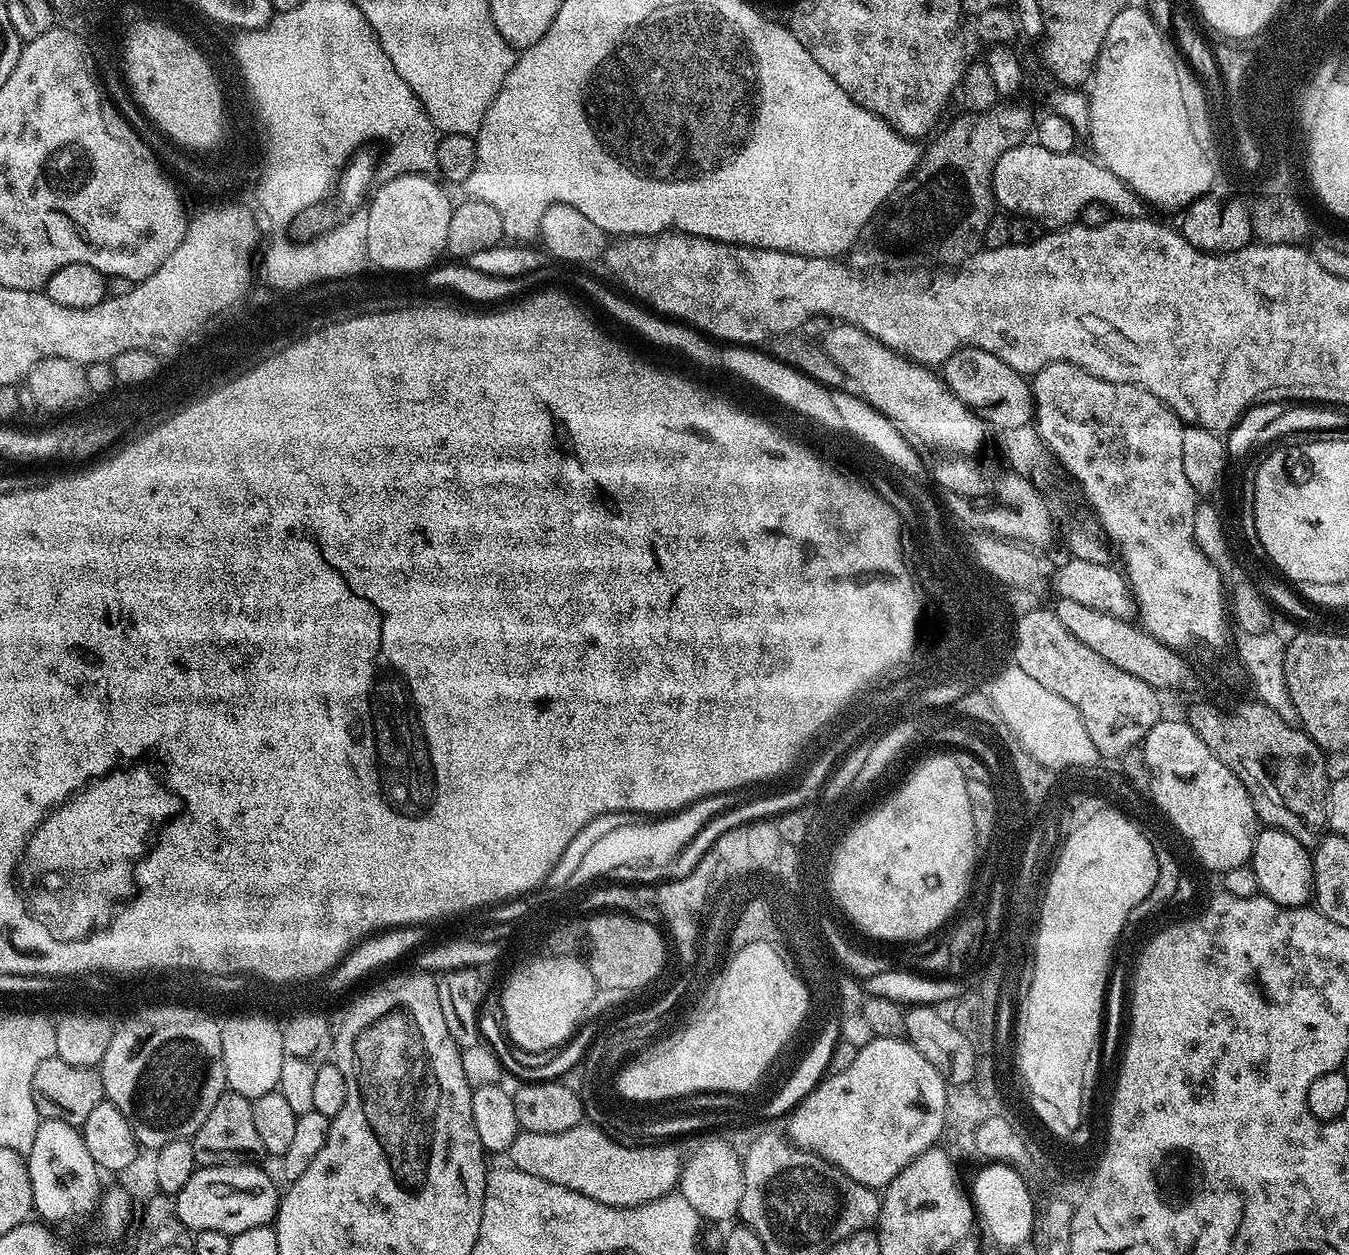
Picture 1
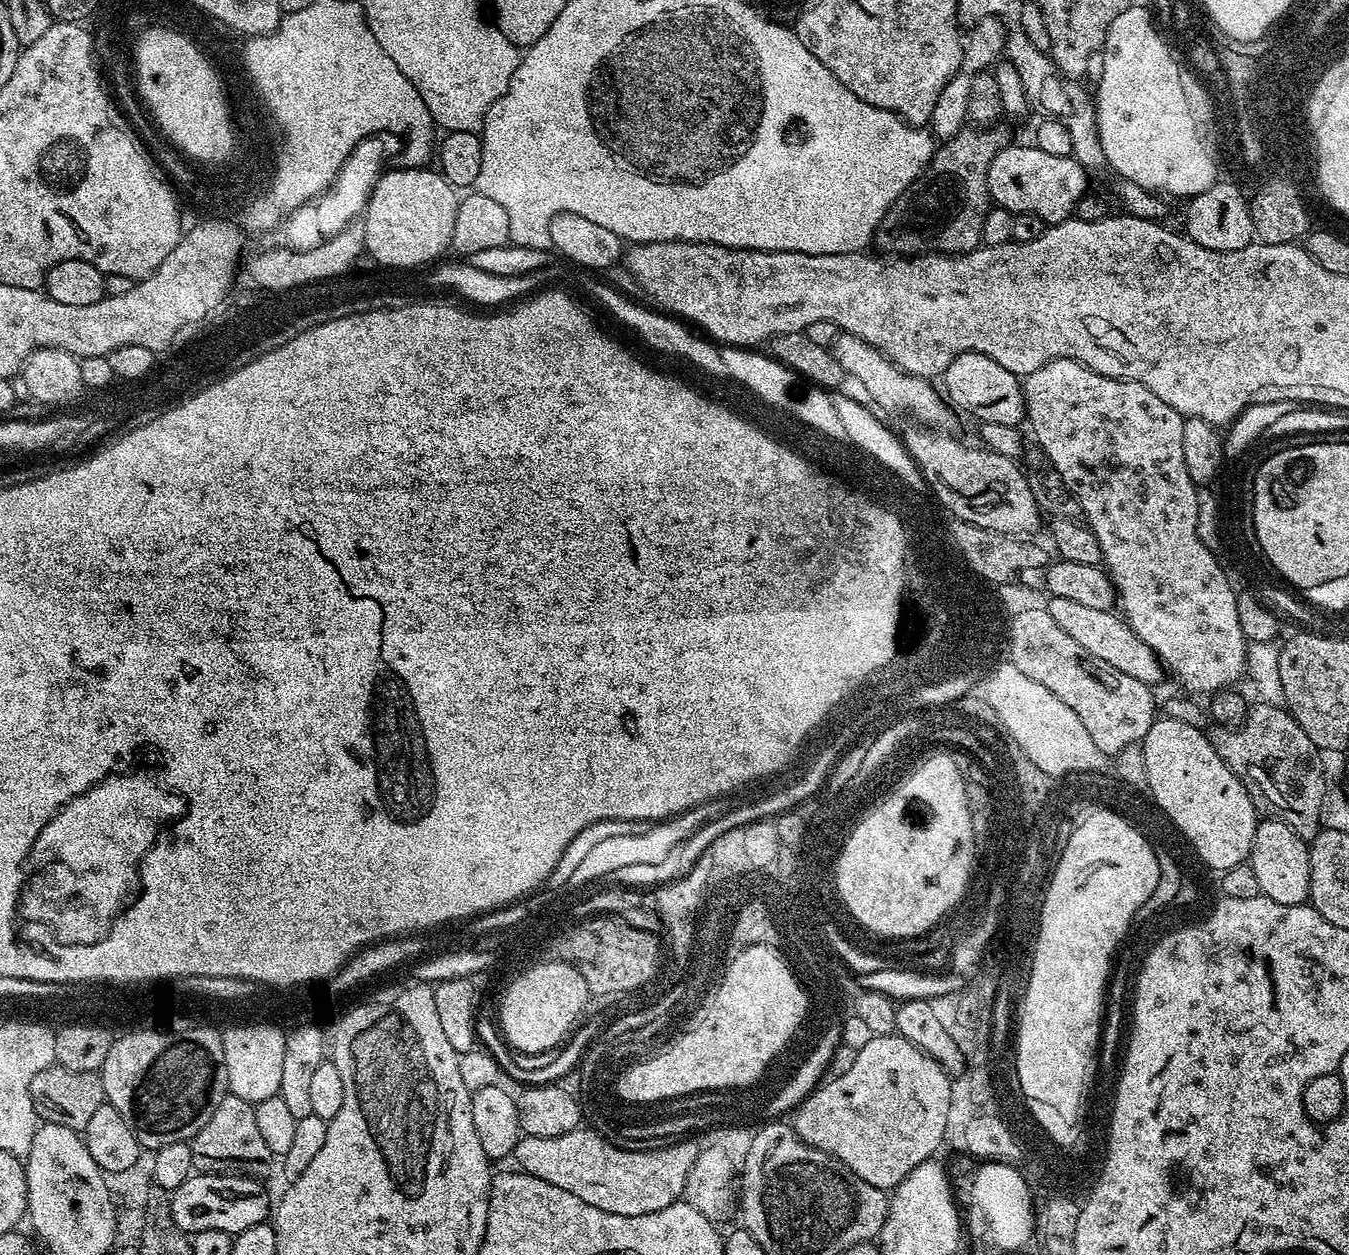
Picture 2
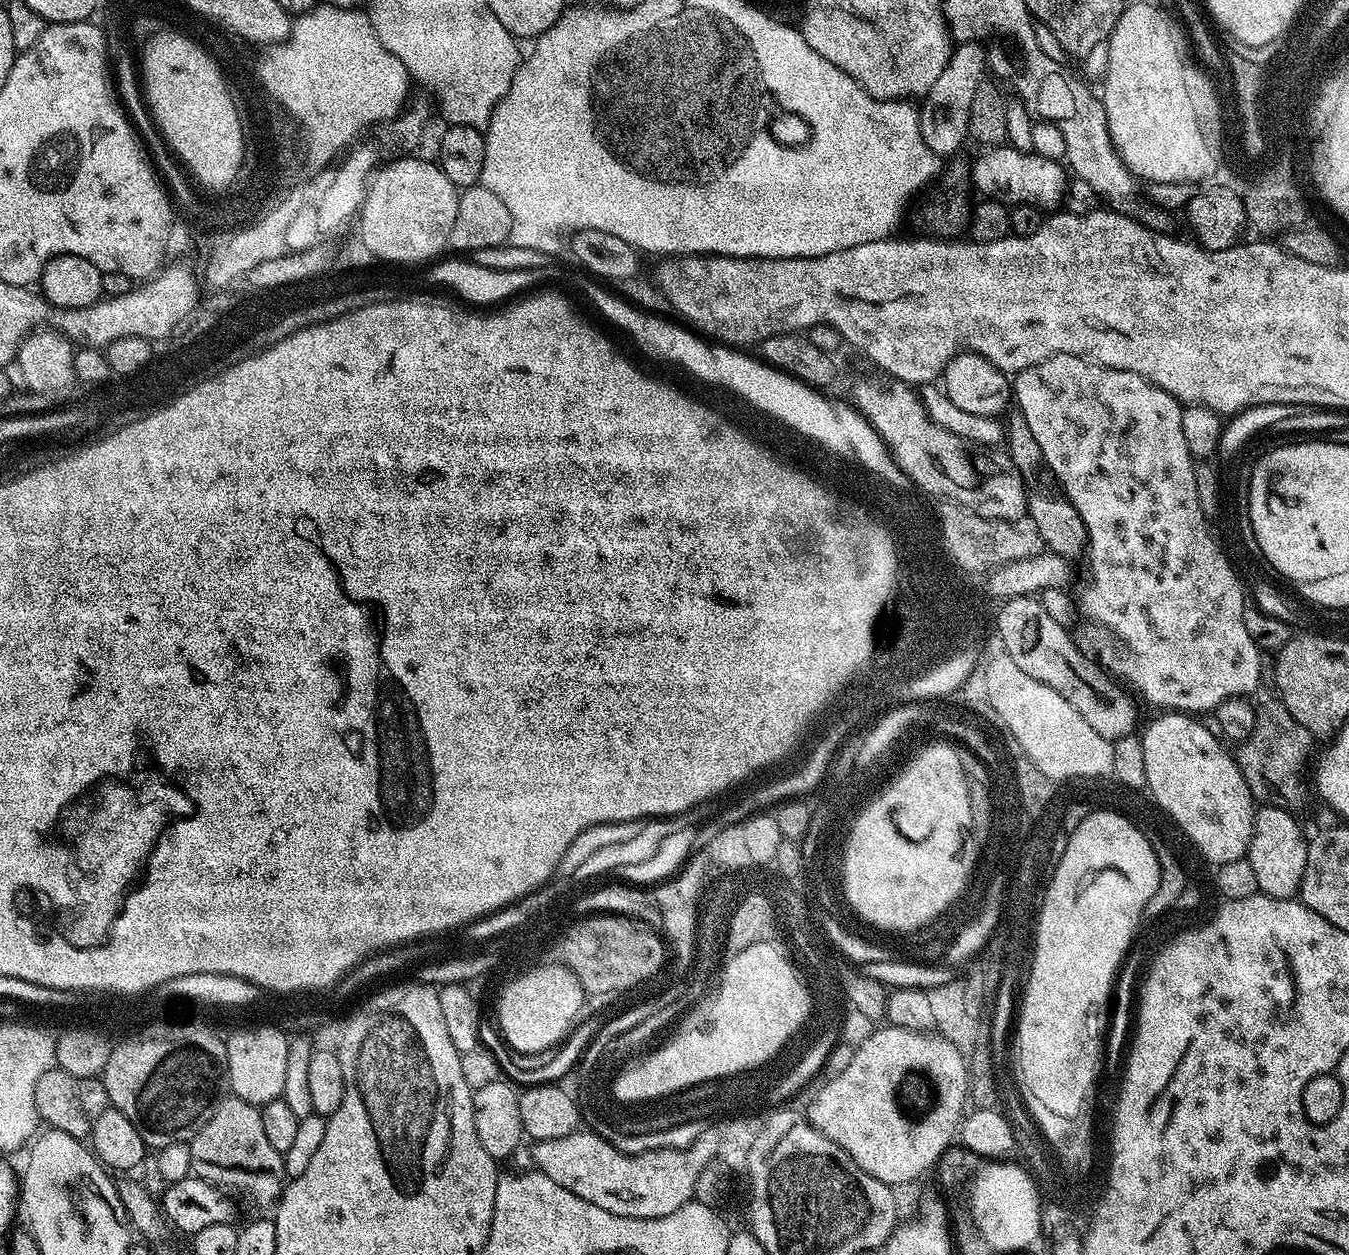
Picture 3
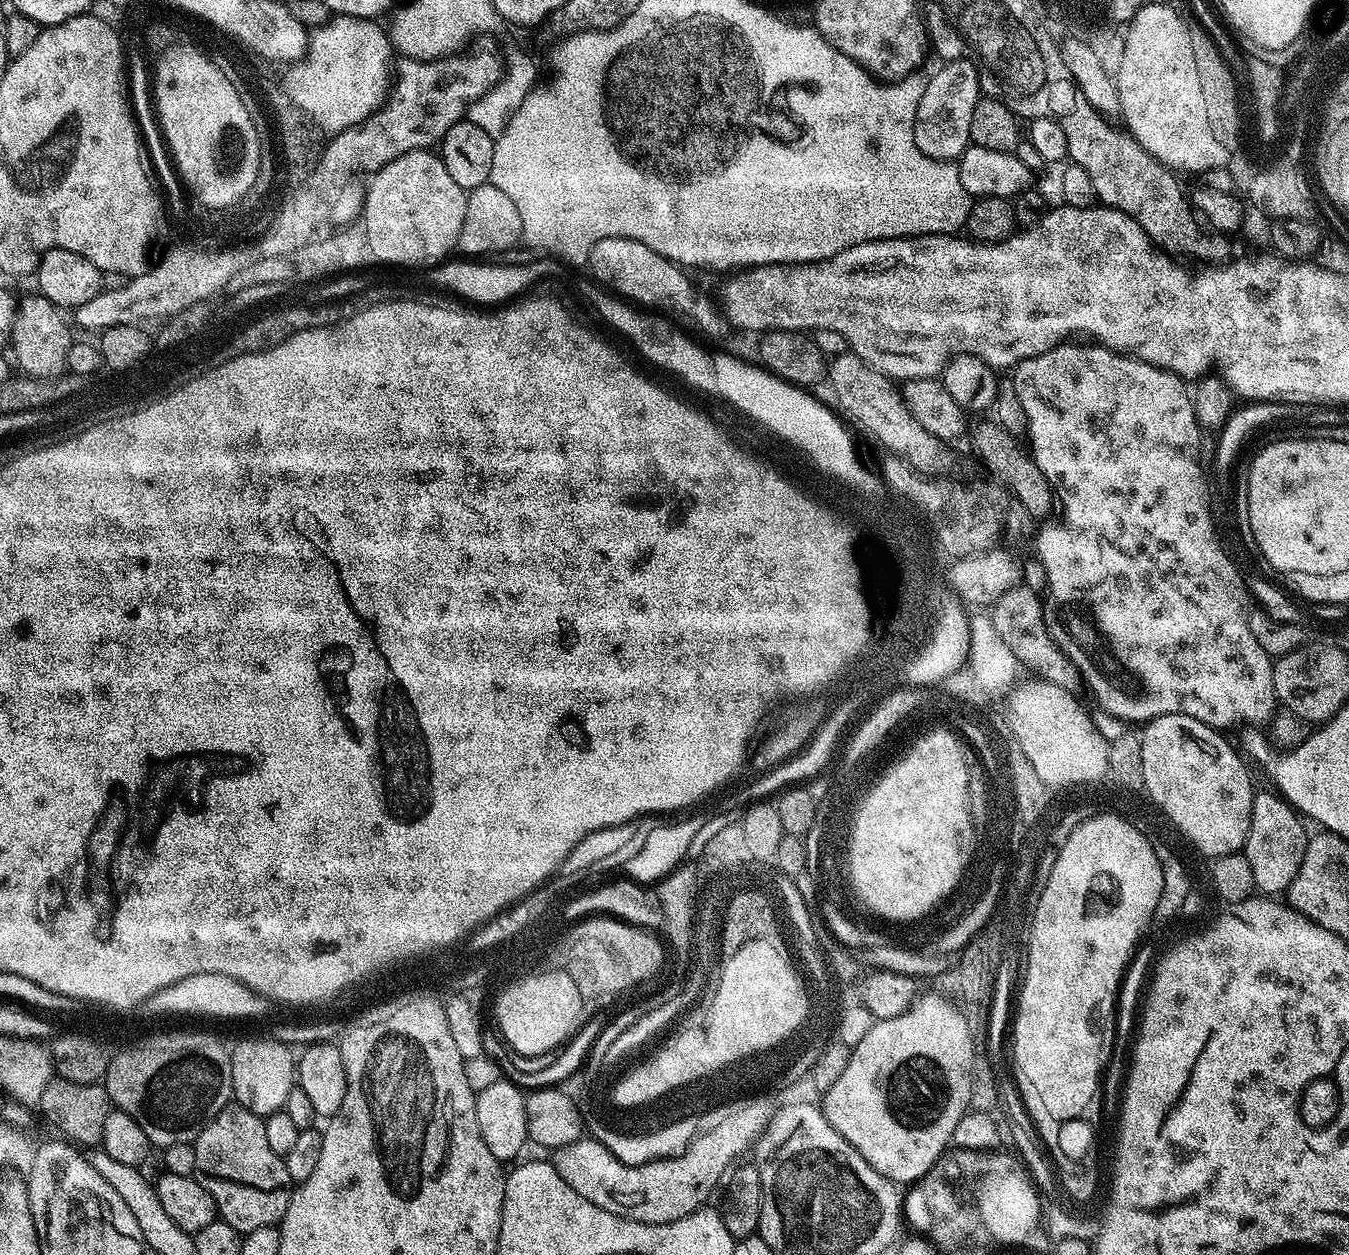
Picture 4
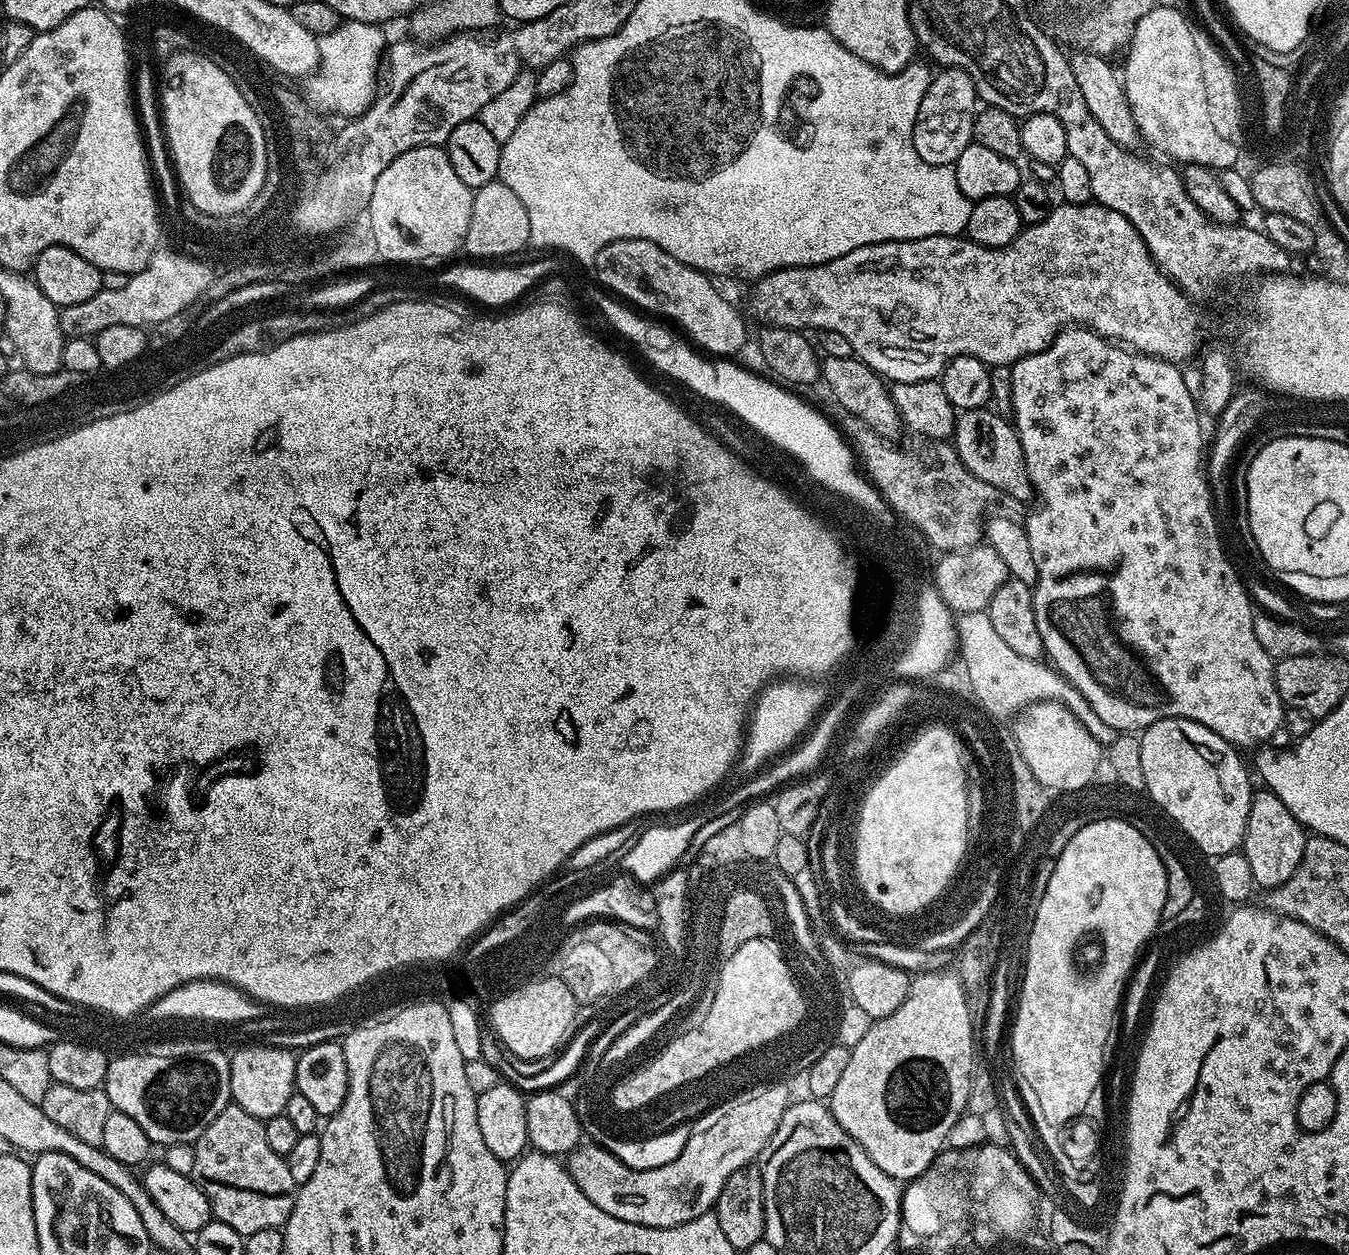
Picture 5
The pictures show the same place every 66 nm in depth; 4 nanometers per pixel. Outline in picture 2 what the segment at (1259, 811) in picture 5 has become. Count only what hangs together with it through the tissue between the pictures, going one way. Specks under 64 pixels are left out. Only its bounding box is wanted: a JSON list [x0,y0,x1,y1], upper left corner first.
[1250,818,1310,906]

